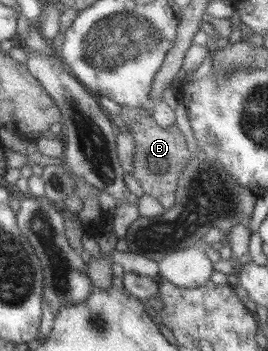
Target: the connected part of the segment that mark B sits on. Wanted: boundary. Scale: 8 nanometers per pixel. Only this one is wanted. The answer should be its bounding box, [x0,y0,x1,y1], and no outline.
[114,106,192,209]

